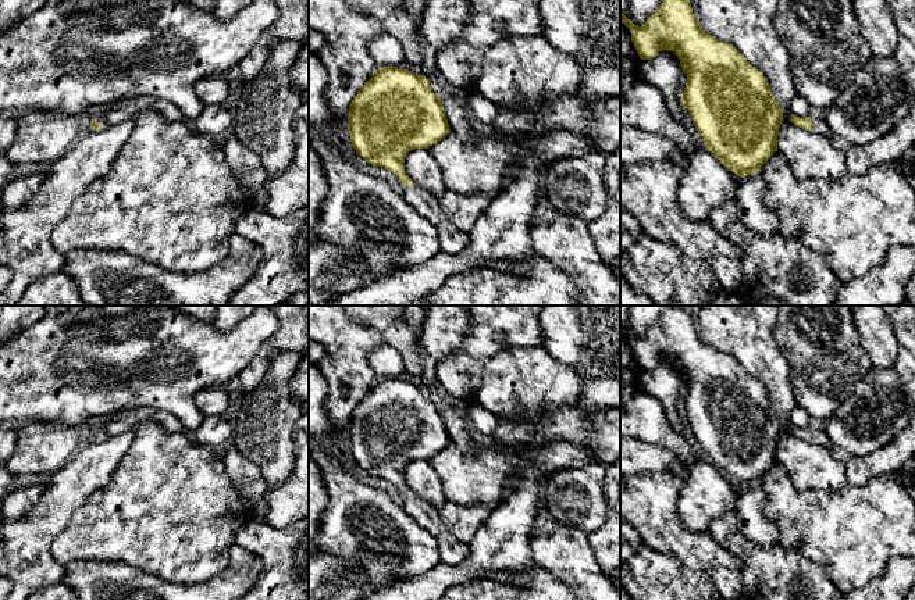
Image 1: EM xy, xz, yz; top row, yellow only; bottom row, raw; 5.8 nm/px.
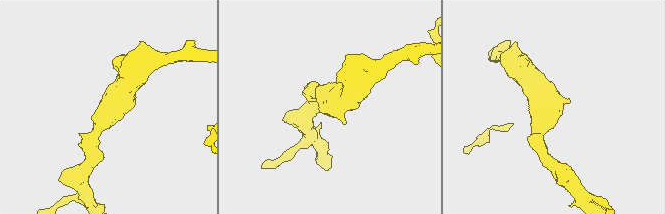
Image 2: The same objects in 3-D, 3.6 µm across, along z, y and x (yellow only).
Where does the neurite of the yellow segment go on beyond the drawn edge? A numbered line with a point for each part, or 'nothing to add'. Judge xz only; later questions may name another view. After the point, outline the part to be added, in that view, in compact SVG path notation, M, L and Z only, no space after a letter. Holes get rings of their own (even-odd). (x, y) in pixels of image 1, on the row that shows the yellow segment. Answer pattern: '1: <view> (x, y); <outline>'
1: xz (454, 240); M417 185L405 188L403 199L437 226L442 251L458 256L467 249L470 244L469 232L463 232L445 217L438 199Z

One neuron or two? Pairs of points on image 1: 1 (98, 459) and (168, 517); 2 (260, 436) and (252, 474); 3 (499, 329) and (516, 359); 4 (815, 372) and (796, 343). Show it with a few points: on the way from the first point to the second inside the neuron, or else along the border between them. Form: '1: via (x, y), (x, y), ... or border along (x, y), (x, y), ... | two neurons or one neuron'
1: border along (130, 443), (111, 478), (91, 495) | two neurons
2: border along (232, 443), (259, 468), (262, 475) | two neurons
3: border along (541, 345), (505, 347), (484, 368) | two neurons
4: via (815, 365), (803, 350) | one neuron

